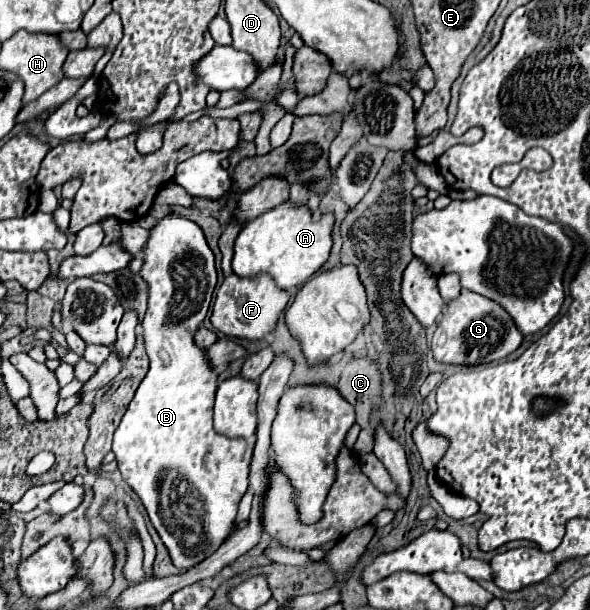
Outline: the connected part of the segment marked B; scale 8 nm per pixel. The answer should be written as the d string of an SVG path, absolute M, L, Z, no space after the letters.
M167 214L165 218L161 218L151 230L149 230L149 238L141 250L141 256L143 256L143 266L141 270L137 272L149 286L149 308L147 308L147 314L141 322L143 326L143 336L145 336L145 346L147 346L147 354L149 354L149 374L145 376L145 380L141 382L141 386L137 388L135 392L135 398L131 400L119 428L115 430L115 436L113 436L113 452L115 452L115 458L119 462L119 472L123 474L123 480L133 488L133 492L139 496L139 500L143 502L149 518L151 518L151 524L155 526L155 530L159 532L163 544L167 546L169 550L169 556L173 560L173 564L177 568L183 568L183 570L189 570L193 564L205 560L209 554L213 554L223 542L225 538L231 534L233 530L233 522L235 522L235 516L237 516L237 506L239 506L239 500L243 498L249 482L247 482L247 476L249 476L249 462L251 462L251 454L253 454L253 448L247 446L245 440L241 438L227 438L223 434L217 434L215 428L213 428L213 420L211 420L211 414L213 414L213 400L215 400L215 390L217 390L217 374L211 372L211 366L205 358L205 350L197 348L195 342L193 342L193 334L197 332L197 328L201 326L203 318L207 316L207 310L209 310L209 302L211 302L211 296L213 296L213 290L215 290L215 284L217 284L217 270L215 270L215 262L213 262L213 252L205 240L205 234L203 230L187 220L185 216L179 216L179 214Z

